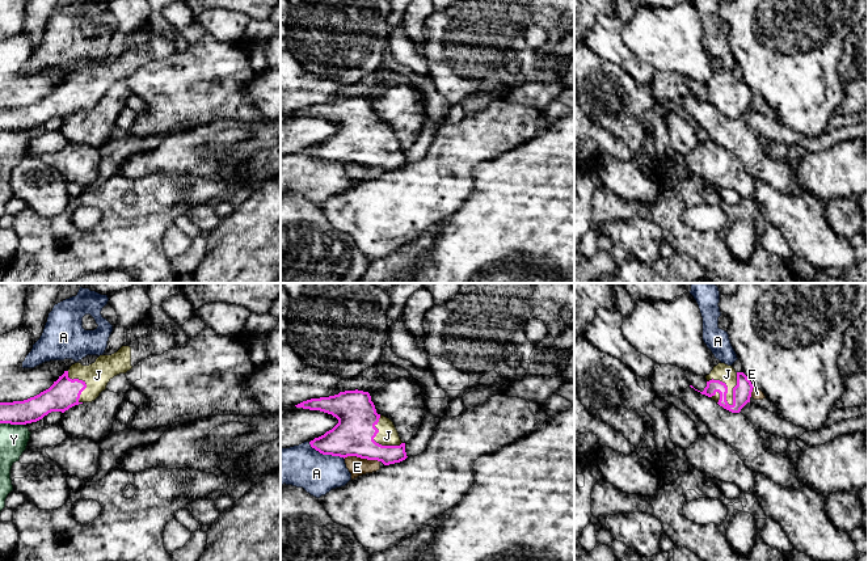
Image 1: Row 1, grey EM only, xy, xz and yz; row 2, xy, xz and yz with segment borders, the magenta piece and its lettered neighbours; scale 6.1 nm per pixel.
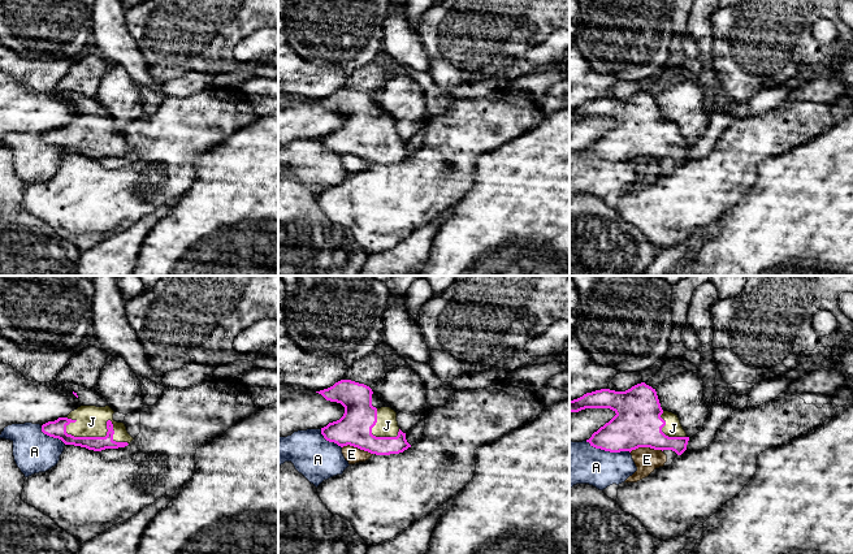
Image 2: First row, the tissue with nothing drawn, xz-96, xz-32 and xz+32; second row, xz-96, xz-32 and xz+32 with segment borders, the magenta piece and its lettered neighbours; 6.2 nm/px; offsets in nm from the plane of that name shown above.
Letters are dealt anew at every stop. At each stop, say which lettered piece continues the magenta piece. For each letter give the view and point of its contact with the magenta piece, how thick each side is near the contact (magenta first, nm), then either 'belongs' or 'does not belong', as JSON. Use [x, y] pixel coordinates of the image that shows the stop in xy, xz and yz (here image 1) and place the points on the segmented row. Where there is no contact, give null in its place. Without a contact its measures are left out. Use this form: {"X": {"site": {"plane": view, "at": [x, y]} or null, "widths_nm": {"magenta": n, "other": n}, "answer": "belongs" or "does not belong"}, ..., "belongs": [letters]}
{"A": {"site": {"plane": "xz", "at": [325, 454]}, "widths_nm": {"magenta": 240, "other": 260}, "answer": "does not belong"}, "E": {"site": {"plane": "xz", "at": [362, 458]}, "widths_nm": {"magenta": 240, "other": 110}, "answer": "does not belong"}, "J": {"site": {"plane": "yz", "at": [727, 387]}, "widths_nm": {"magenta": 110, "other": 110}, "answer": "belongs"}, "Y": {"site": {"plane": "xy", "at": [12, 424]}, "widths_nm": {"magenta": 150, "other": 180}, "answer": "does not belong"}, "belongs": ["J"]}

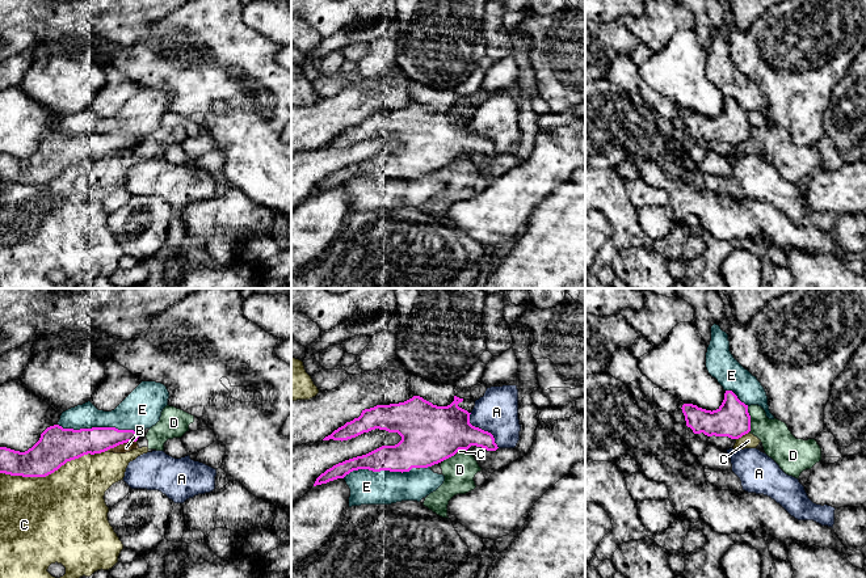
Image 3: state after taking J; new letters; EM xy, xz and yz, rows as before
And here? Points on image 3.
{"A": {"site": {"plane": "xz", "at": [483, 430]}, "widths_nm": {"magenta": 300, "other": 260}, "answer": "does not belong"}, "B": {"site": {"plane": "xy", "at": [120, 443]}, "widths_nm": {"magenta": 160, "other": 60}, "answer": "does not belong"}, "C": {"site": {"plane": "xy", "at": [51, 472]}, "widths_nm": {"magenta": 240, "other": 480}, "answer": "does not belong"}, "D": {"site": {"plane": "yz", "at": [749, 420]}, "widths_nm": {"magenta": 220, "other": 200}, "answer": "does not belong"}, "E": {"site": {"plane": "xy", "at": [99, 427]}, "widths_nm": {"magenta": 200, "other": 220}, "answer": "does not belong"}, "belongs": []}

